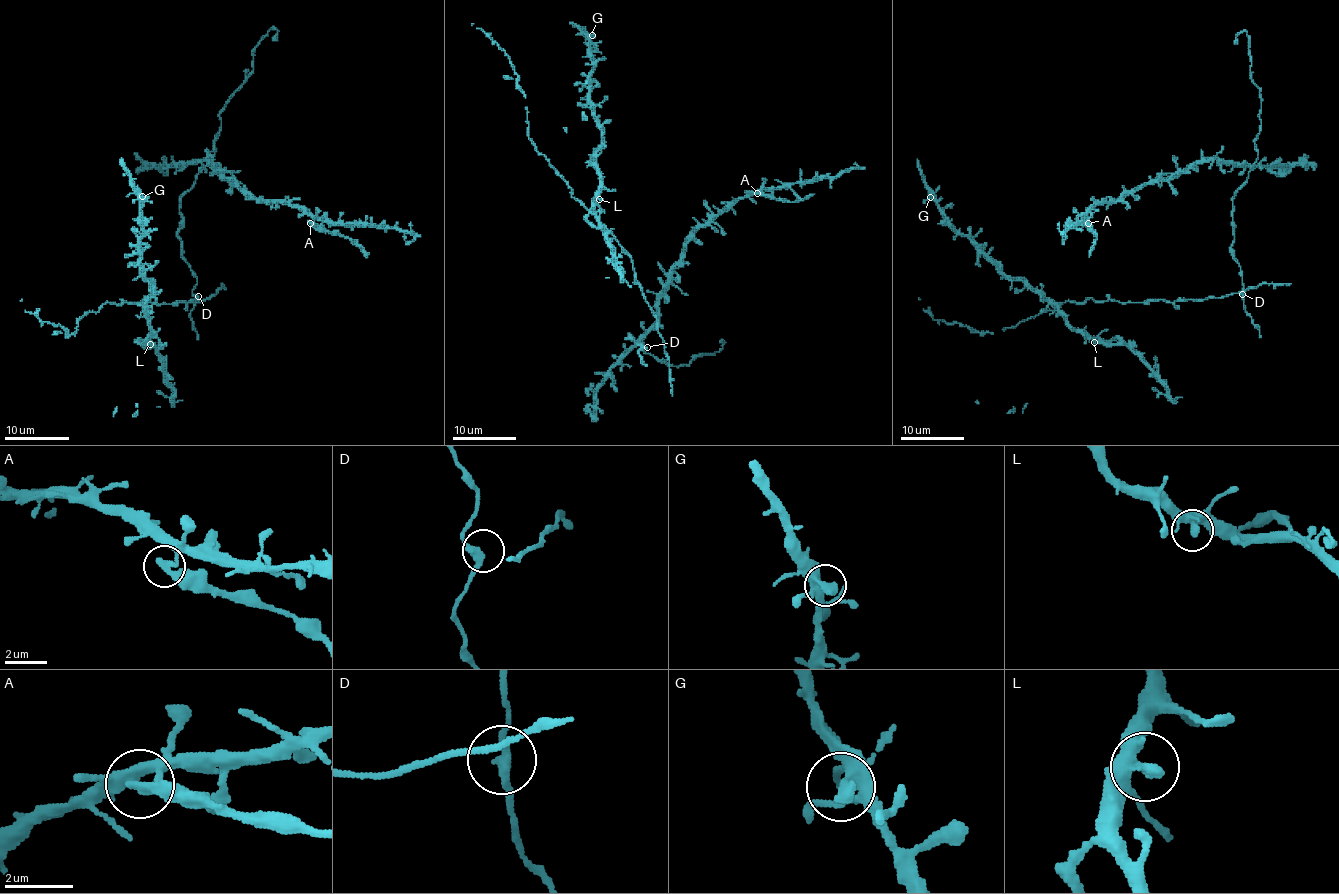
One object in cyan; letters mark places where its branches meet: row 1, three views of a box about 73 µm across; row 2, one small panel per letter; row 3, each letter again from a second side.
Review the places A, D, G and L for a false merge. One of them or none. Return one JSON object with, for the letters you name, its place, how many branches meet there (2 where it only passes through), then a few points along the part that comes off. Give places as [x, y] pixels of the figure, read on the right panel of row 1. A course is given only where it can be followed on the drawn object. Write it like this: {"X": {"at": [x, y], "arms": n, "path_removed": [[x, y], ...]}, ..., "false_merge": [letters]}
{"A": {"at": [1088, 223], "arms": 2, "path_removed": [[1087, 223], [1097, 236], [1089, 257]]}, "false_merge": ["A"]}

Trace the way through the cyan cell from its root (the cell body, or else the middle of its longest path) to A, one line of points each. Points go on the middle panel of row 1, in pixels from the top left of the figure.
A: (645, 347), (626, 339), (648, 353), (642, 334), (656, 320), (656, 301), (686, 240), (757, 192)

